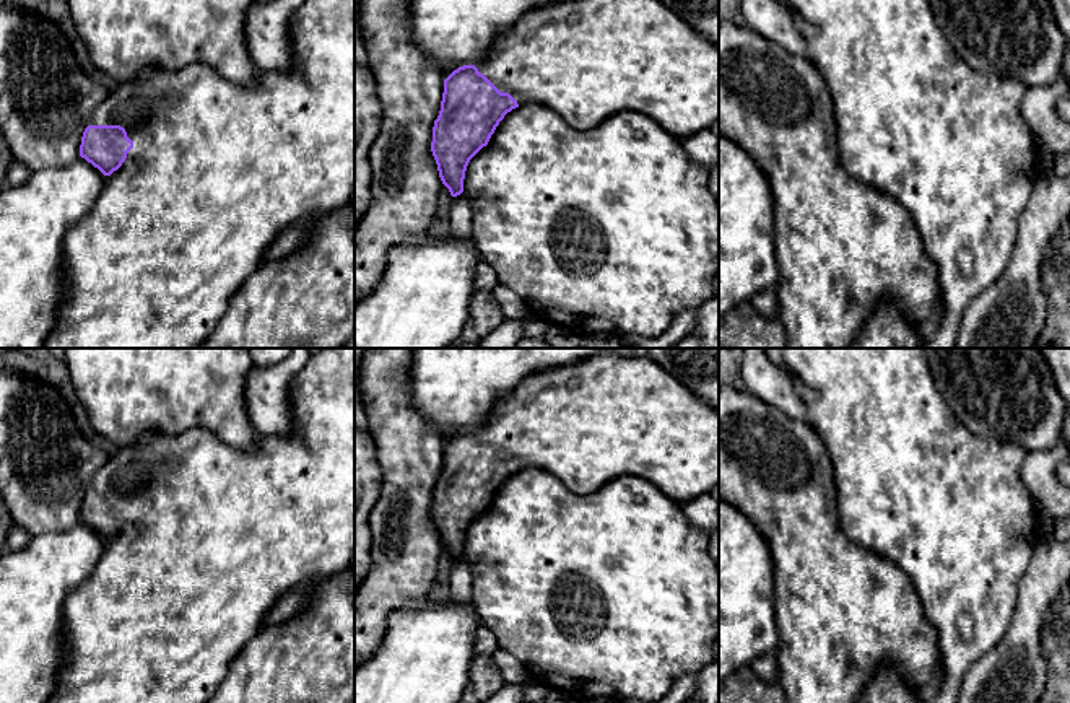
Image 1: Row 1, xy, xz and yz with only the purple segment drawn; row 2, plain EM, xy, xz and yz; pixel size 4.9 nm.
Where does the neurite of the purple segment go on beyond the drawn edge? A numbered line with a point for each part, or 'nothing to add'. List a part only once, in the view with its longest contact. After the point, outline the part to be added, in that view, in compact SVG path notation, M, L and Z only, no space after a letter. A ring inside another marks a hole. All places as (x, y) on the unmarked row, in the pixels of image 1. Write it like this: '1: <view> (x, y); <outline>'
1: xy (218, 534); M324 348L309 356L289 382L289 404L296 431L289 436L260 436L250 449L233 448L203 426L179 434L145 434L119 448L96 474L88 490L120 490L133 506L122 531L106 540L91 576L63 602L65 662L49 703L208 703L237 653L263 628L272 605L288 591L350 568L354 558L354 348Z

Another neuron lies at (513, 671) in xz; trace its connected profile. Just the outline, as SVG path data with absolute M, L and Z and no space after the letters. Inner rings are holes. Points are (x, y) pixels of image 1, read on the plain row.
M498 649L493 654L493 661L499 672L502 674L506 683L525 683L532 675L525 666L511 653Z

